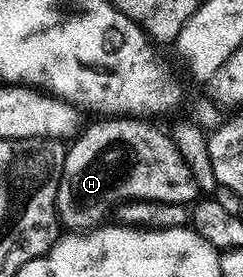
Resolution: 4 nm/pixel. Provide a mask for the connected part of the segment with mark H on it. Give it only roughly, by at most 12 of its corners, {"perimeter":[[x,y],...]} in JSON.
{"perimeter":[[103,116],[67,146],[59,221],[201,191],[170,133]]}

